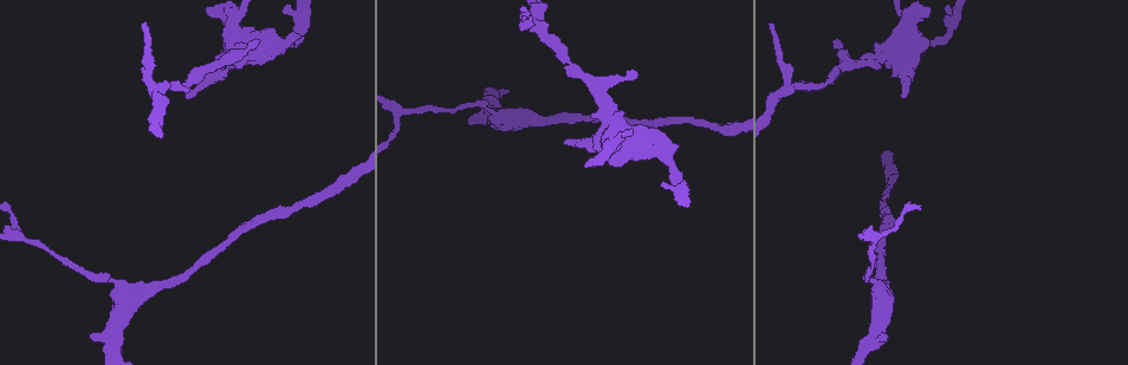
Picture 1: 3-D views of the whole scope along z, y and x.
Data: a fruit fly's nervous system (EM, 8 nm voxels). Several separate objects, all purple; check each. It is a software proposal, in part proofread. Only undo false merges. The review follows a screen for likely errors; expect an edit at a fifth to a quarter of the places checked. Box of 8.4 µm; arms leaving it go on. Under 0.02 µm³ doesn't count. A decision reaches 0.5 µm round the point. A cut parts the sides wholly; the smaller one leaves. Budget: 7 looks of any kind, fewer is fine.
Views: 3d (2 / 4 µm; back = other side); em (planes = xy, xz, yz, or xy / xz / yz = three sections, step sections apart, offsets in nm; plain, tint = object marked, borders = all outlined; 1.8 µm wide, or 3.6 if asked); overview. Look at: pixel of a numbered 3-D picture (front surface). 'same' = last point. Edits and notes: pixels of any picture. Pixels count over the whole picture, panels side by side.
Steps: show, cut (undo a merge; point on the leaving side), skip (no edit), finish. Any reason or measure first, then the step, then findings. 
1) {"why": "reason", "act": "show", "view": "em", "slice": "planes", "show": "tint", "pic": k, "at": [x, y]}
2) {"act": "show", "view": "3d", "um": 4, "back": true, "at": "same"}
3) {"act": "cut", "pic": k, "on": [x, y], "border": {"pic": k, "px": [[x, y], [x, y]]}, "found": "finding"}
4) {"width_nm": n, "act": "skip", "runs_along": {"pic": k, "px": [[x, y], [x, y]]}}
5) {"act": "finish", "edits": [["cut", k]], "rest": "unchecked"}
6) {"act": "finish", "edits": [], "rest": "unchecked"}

{"why": "sharp bend", "act": "show", "view": "3d", "um": 2, "pic": 1, "at": [855, 66]}

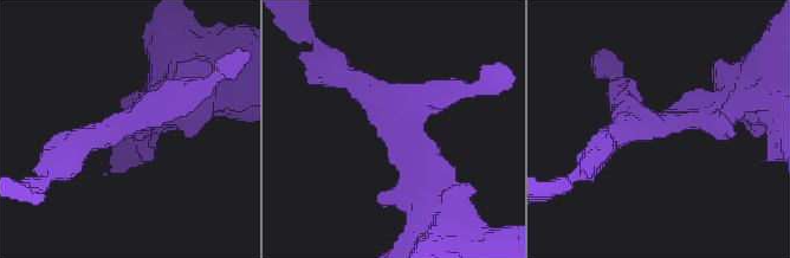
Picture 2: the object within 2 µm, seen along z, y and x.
{"why": "now the EM", "act": "show", "view": "em", "slice": "planes", "show": "tint", "pic": 2, "at": [658, 124]}

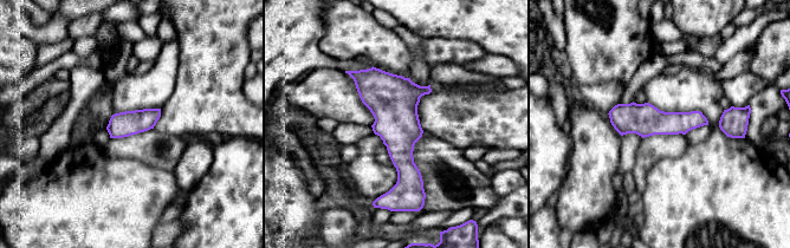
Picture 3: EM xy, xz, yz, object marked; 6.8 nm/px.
{"width_nm": 170, "act": "skip", "runs_along": {"pic": 3, "px": [[353, 73], [396, 117], [402, 183], [390, 195]]}, "found": "continuous, no second neuron"}

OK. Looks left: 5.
{"why": "thick turns thin", "act": "show", "view": "em", "slice": "xz", "step": 8, "show": "tint", "pic": 1, "at": [658, 146]}

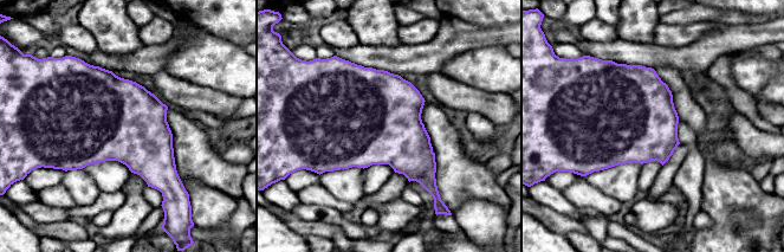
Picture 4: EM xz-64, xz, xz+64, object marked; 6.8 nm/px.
{"act": "show", "view": "em", "slice": "xy", "step": 8, "show": "tint", "at": "same"}

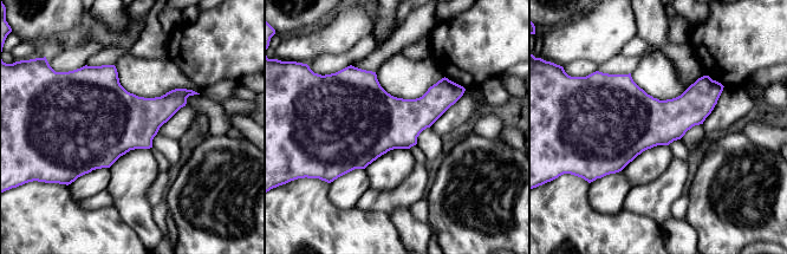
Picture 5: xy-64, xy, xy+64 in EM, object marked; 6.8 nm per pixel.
{"act": "skip", "found": "all the same neuron"}

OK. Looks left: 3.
{"act": "show", "view": "em", "slice": "planes", "show": "tint", "pic": 1, "at": [875, 241]}

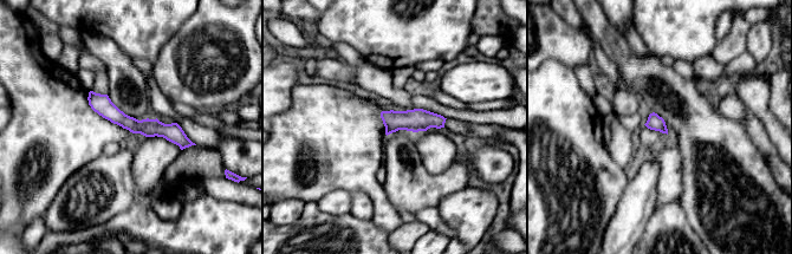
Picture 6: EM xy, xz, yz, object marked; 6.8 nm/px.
{"act": "skip", "runs_along": {"pic": 6, "px": [[91, 95], [125, 122], [188, 143]]}, "found": "continuous, no second neuron"}

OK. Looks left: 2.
{"act": "finish", "edits": [], "rest": "unchecked"}

